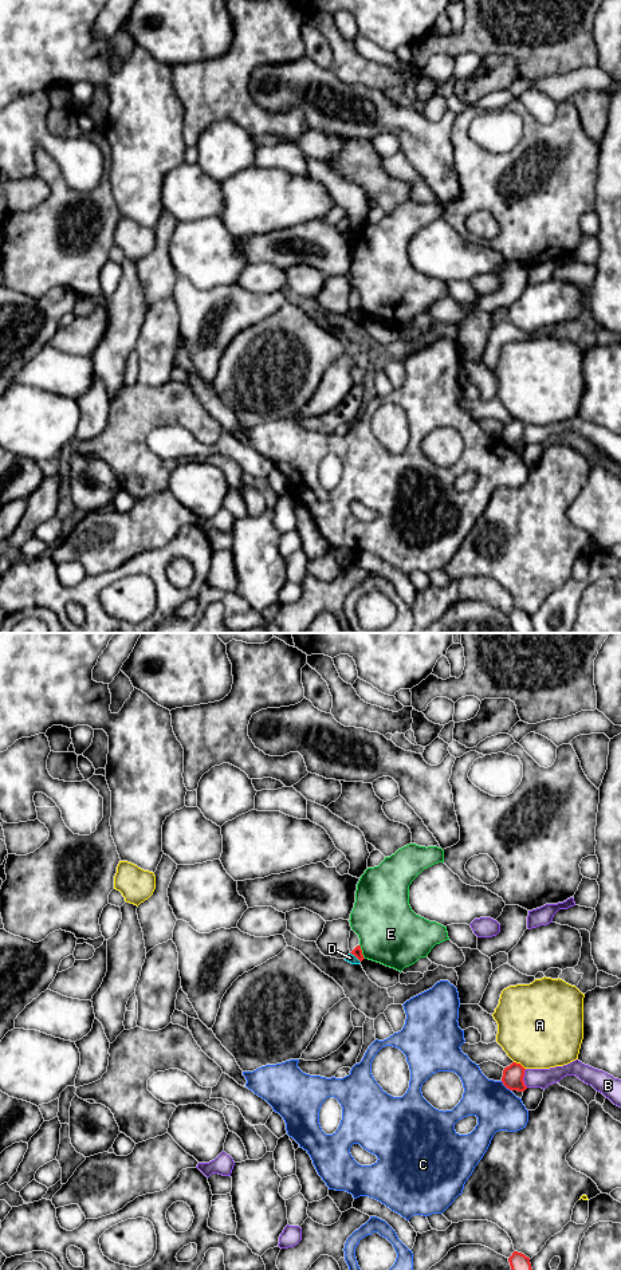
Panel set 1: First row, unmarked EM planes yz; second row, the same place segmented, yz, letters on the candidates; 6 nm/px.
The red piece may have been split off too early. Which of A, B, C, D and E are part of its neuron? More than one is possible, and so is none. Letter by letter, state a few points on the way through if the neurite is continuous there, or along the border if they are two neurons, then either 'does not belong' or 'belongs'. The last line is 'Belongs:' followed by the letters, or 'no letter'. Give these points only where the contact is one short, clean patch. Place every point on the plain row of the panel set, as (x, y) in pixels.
A: does not belong
B: does not belong
C: does not belong
D: along yz (350, 309), (360, 318) | does not belong
E: does not belong
Belongs: no letter

